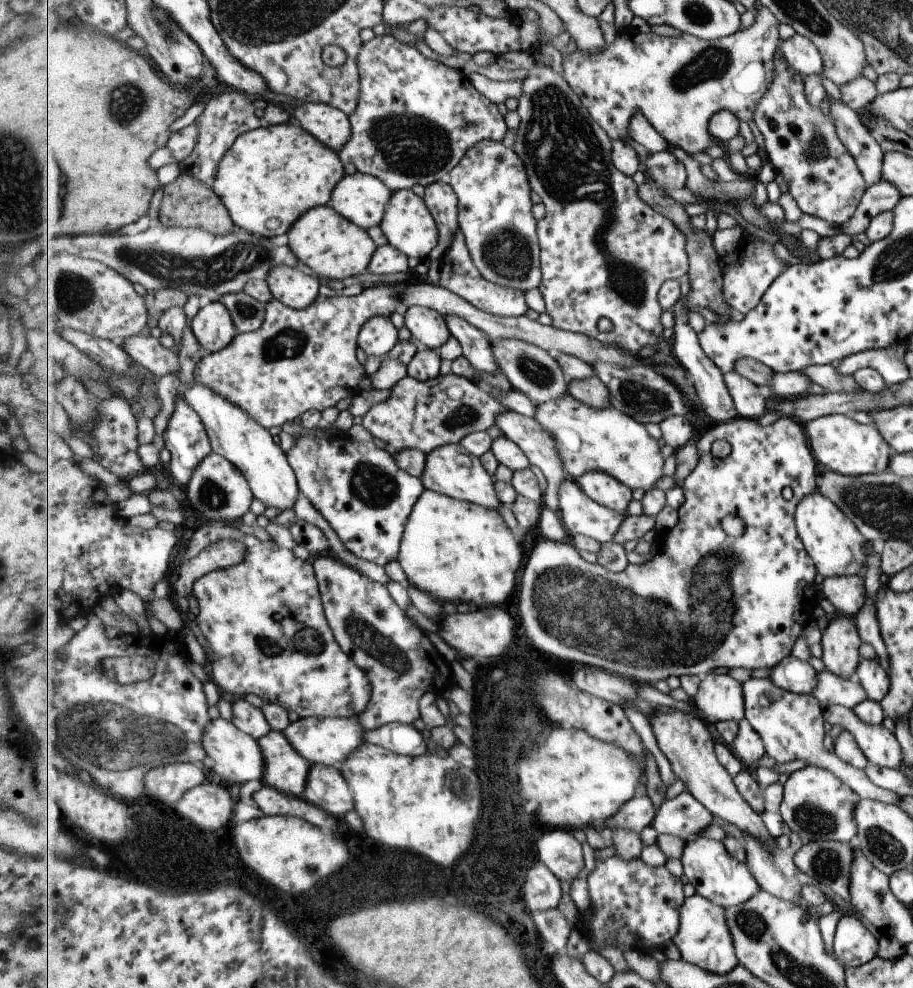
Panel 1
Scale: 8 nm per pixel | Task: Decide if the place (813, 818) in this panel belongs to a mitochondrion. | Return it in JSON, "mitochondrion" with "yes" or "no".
{"mitochondrion":"yes"}

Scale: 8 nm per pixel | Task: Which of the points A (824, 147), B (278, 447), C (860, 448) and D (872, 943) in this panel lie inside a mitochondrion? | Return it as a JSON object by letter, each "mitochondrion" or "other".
{"A":"mitochondrion","B":"other","C":"other","D":"other"}

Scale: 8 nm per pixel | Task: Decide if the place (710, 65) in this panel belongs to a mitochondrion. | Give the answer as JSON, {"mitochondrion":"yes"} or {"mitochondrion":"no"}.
{"mitochondrion":"yes"}

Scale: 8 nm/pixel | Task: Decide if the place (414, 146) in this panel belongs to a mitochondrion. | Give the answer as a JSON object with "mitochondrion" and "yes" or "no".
{"mitochondrion":"yes"}

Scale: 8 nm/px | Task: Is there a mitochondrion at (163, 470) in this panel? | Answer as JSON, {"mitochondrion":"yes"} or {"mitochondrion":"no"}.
{"mitochondrion":"no"}

